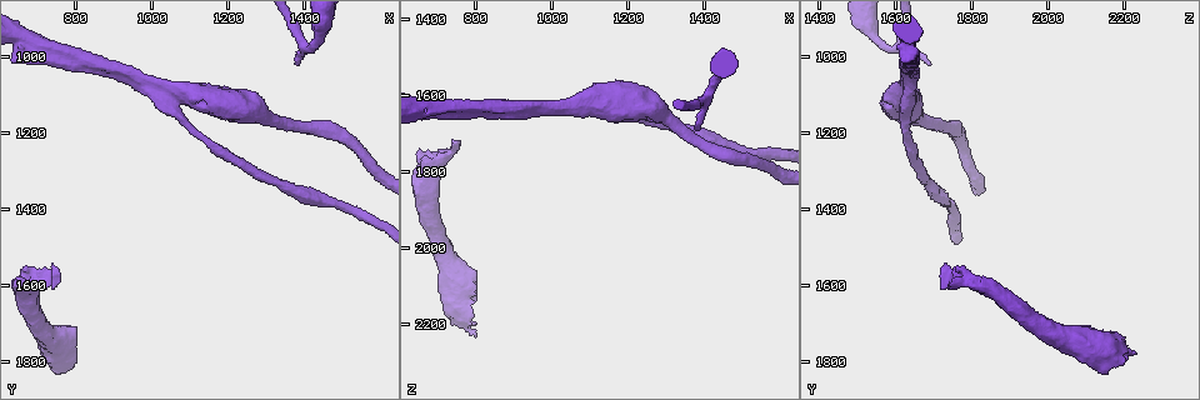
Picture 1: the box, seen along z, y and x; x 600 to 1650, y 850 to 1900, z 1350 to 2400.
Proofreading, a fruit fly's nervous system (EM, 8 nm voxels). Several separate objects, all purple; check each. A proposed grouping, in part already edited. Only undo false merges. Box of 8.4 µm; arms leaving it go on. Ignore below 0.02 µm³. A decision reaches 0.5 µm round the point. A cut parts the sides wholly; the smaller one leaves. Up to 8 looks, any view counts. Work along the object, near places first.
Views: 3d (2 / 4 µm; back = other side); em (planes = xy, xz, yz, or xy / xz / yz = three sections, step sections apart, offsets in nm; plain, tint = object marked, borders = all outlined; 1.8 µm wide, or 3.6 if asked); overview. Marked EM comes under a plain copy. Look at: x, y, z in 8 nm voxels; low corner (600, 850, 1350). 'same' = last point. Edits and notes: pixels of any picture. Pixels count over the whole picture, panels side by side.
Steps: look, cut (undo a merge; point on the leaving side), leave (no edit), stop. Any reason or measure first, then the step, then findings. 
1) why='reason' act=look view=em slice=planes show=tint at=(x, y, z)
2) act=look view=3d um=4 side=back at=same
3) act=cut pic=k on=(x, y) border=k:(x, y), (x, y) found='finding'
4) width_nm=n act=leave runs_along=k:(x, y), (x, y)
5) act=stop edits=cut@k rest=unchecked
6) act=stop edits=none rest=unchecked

why='abrupt turn' act=look view=em slice=xz step=16 show=tint at=(1405, 985, 1610)

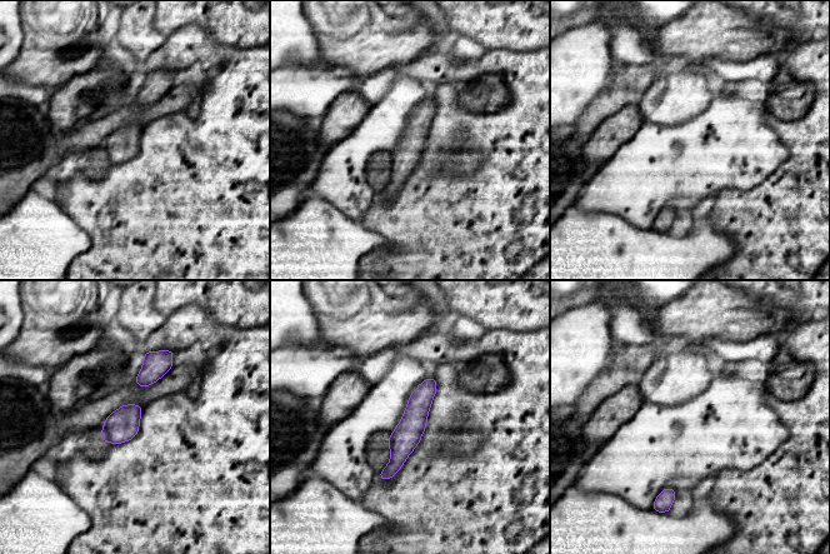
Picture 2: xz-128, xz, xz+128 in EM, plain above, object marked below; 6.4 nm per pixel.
width_nm=180 act=leave runs_along=2:(431, 380), (396, 462), (384, 477) found='continuous, no second cell'

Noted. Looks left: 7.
why='sudden change in width' act=look view=em um=3.6 slice=yz step=8 show=tint at=(1315, 1160, 1670)

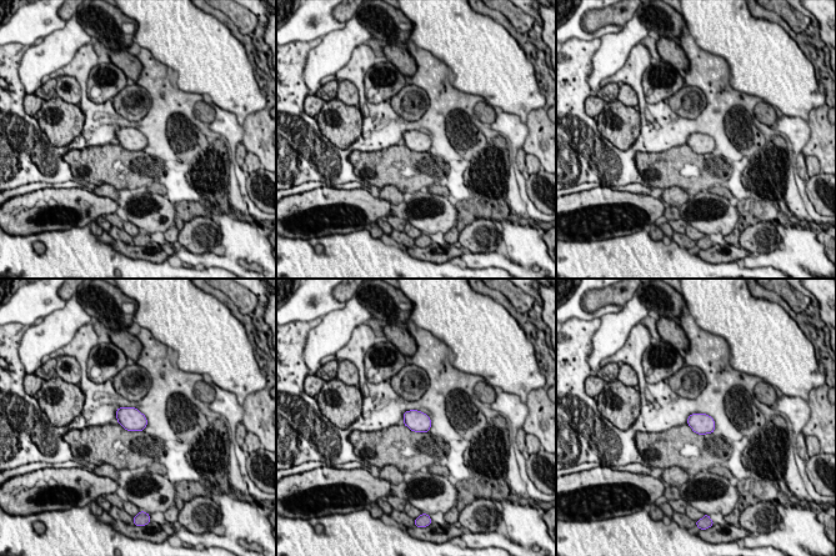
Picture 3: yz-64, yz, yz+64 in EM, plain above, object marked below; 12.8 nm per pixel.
act=look view=em um=3.6 slice=xz step=8 show=tint at=same

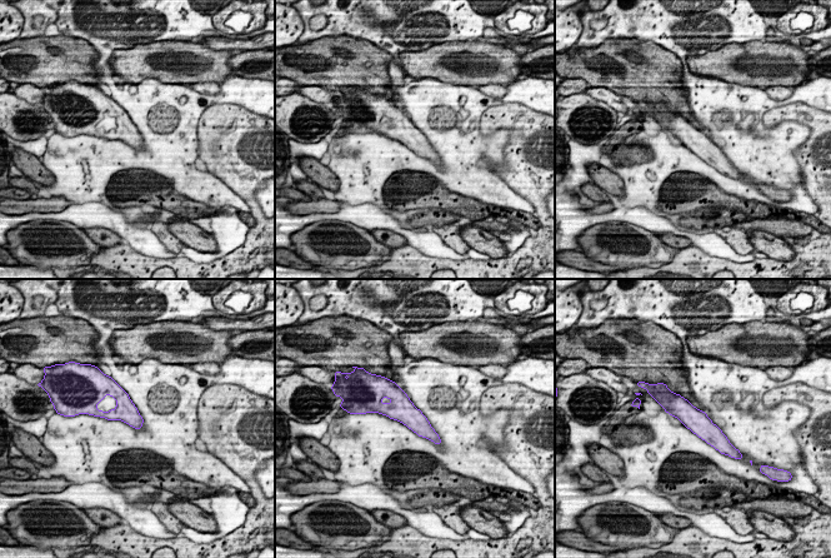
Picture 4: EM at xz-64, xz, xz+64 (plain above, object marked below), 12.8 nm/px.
act=leave runs_along=4:(664, 403), (680, 407), (724, 439) found='one cell here'

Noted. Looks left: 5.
why='calibre changes' act=look view=3d um=4 at=(1065, 1105, 1635)

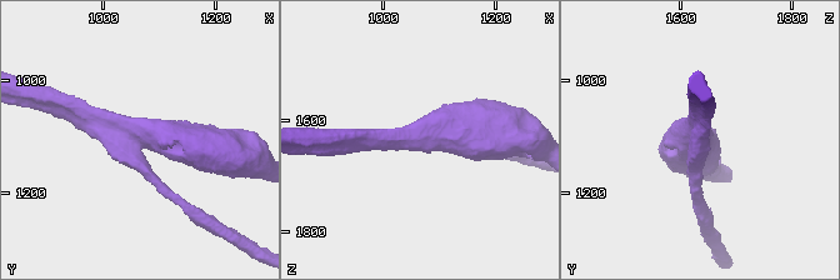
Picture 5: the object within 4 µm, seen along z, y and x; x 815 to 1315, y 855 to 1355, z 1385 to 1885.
arms=3 act=look view=em um=3.6 slice=planes show=tint at=(1070, 1100, 1640)

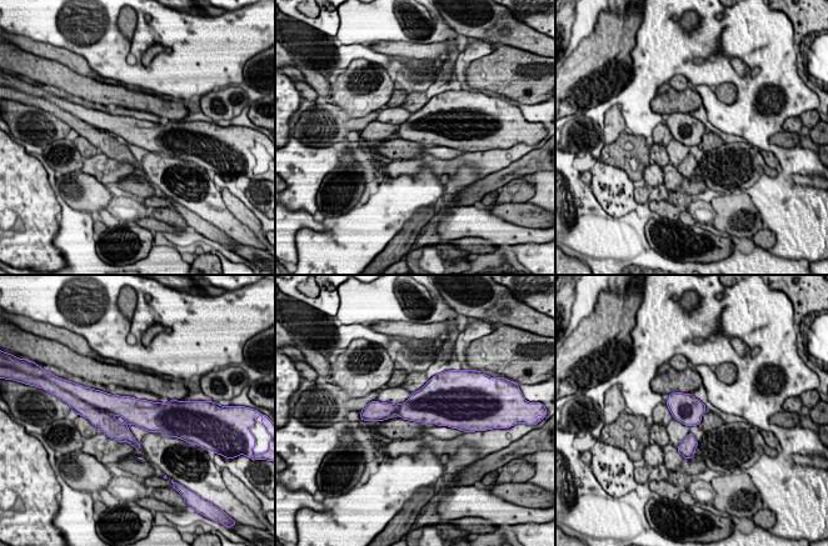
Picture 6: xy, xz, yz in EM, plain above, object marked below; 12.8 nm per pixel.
act=cut pic=6 on=(104, 421) border=6:(93, 405), (109, 414) found='two cells meet here'

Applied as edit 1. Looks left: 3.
act=stop edits=cut@6 rest=unchecked

